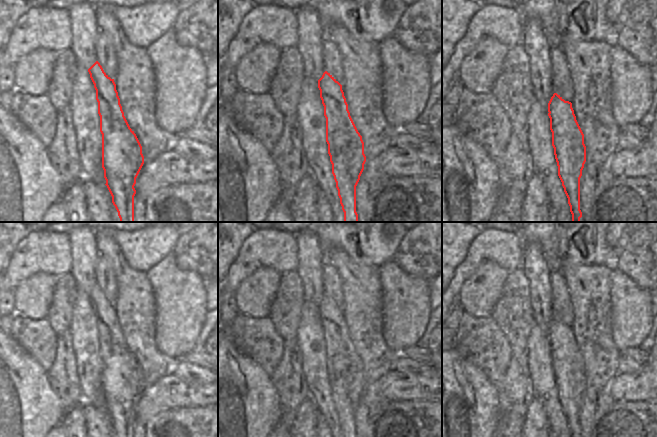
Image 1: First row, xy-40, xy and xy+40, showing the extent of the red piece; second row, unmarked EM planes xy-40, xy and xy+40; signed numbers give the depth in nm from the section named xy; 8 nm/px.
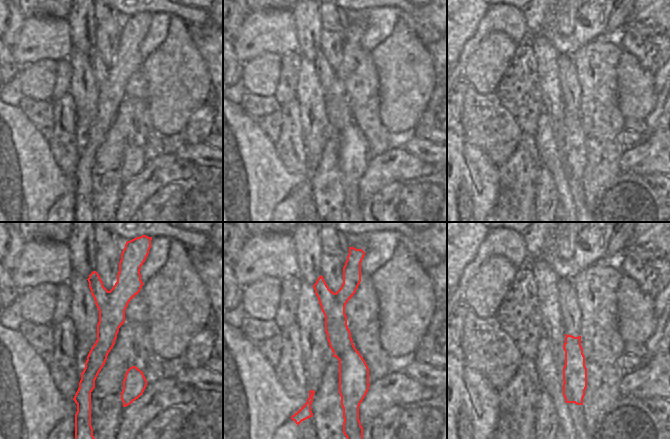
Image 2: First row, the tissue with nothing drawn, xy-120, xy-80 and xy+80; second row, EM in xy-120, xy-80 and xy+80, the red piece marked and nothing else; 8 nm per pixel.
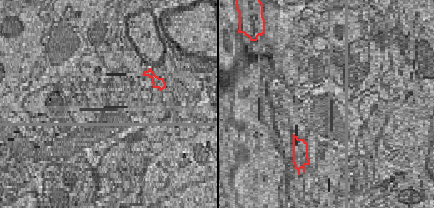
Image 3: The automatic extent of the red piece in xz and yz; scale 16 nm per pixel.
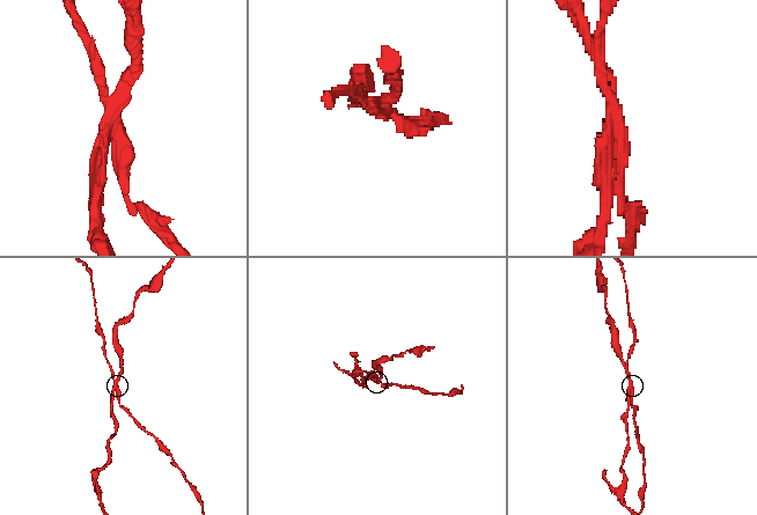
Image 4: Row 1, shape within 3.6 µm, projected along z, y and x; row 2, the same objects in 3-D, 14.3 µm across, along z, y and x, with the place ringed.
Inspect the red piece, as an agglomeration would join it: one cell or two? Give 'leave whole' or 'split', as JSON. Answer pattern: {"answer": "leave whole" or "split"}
{"answer": "split"}

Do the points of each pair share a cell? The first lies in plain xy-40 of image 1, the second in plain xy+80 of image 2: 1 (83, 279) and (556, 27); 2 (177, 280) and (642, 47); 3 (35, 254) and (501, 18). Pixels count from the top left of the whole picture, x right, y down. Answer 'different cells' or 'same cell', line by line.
1: different cells
2: different cells
3: same cell

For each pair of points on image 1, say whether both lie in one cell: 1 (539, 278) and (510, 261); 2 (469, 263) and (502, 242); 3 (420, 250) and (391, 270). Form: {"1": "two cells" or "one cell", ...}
{"1": "two cells", "2": "one cell", "3": "two cells"}

